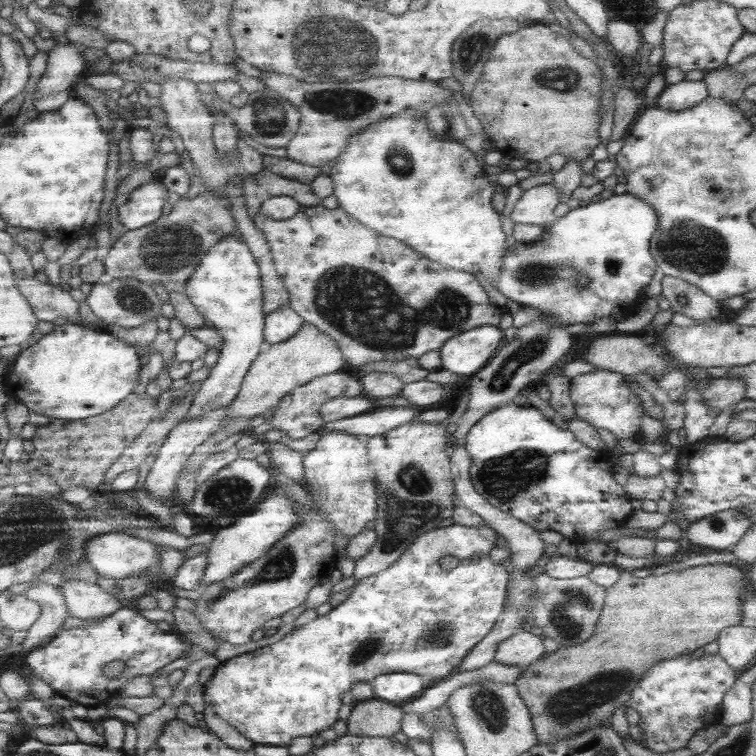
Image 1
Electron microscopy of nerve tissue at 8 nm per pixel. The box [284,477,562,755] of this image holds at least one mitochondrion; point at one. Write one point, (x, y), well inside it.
(488, 705)

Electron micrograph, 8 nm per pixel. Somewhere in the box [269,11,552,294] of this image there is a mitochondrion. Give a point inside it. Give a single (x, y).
(342, 101)

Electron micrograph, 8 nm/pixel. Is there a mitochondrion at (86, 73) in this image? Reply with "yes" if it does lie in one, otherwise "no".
no

